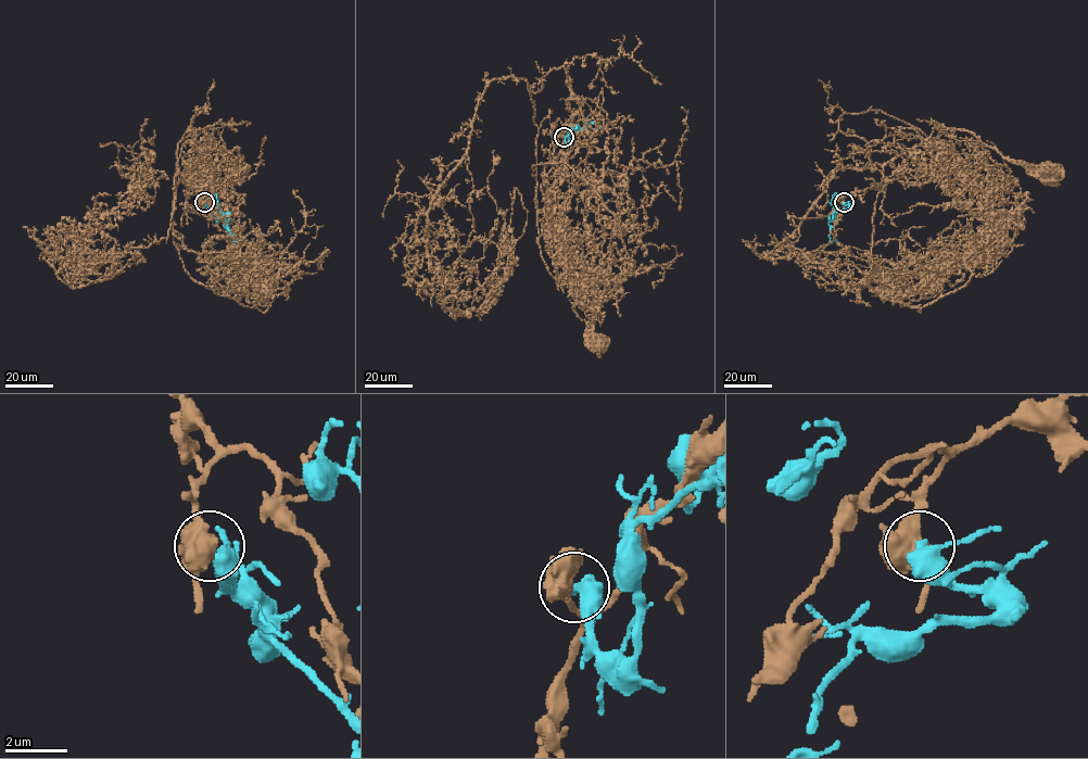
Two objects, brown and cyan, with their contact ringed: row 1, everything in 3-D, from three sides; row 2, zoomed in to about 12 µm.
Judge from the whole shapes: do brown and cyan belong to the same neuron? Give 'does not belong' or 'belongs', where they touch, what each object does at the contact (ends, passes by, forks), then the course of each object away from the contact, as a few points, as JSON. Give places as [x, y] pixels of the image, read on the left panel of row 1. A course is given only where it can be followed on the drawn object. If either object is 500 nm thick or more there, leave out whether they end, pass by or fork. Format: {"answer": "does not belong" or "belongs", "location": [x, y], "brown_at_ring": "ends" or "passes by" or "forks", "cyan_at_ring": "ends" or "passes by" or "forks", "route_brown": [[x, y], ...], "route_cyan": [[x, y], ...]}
{"answer": "does not belong", "location": [204, 202], "route_brown": [[204, 202], [184, 173], [194, 140], [191, 119], [207, 113], [198, 110], [184, 137], [204, 130], [239, 172]], "route_cyan": [[204, 202], [216, 216], [220, 213], [229, 216], [227, 228], [237, 240]]}

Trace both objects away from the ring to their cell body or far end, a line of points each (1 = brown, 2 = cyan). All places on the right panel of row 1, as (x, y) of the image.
1: (844, 202), (886, 180), (864, 140), (838, 129), (844, 112), (878, 110), (928, 137), (969, 130), (1050, 172)
2: (844, 202), (849, 207), (839, 211), (829, 223), (830, 241), (837, 240)

